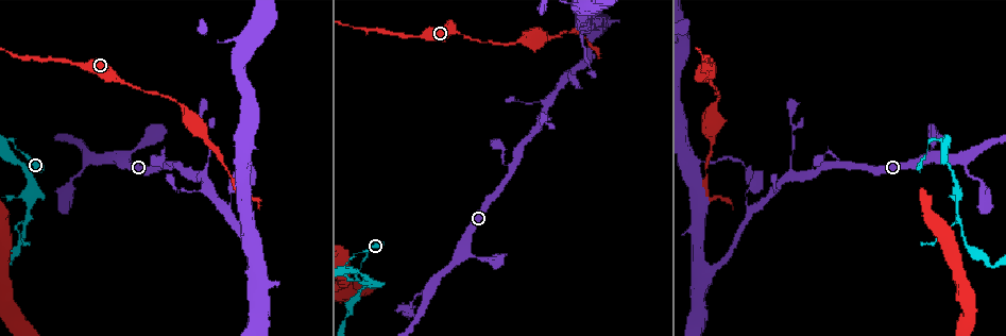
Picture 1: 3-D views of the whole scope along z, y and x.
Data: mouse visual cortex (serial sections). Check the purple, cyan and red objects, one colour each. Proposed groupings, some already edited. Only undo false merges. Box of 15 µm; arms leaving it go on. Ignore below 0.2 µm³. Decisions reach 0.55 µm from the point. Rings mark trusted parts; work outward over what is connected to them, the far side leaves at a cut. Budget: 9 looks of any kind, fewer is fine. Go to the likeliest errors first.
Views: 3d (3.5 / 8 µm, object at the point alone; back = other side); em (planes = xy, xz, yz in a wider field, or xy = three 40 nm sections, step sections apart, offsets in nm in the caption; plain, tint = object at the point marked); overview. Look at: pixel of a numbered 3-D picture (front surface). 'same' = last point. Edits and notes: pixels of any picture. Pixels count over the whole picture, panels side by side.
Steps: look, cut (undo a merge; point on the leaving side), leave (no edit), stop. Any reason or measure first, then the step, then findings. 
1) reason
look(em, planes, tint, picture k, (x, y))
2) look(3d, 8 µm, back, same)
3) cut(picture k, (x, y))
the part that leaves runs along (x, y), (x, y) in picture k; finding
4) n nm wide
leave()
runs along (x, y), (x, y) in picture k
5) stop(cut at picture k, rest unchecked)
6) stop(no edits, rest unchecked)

narrows sharply
look(em, xy, step 5, tint, picture 1, (15, 147))

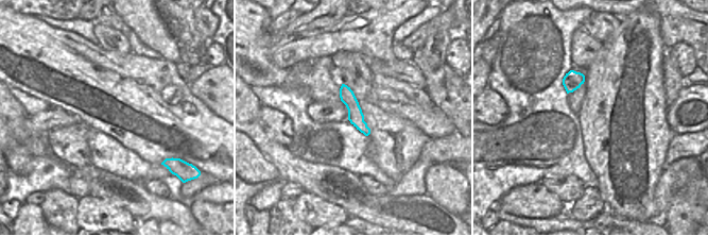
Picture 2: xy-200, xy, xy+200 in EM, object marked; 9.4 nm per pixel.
look(3d, 3.5 µm, same)

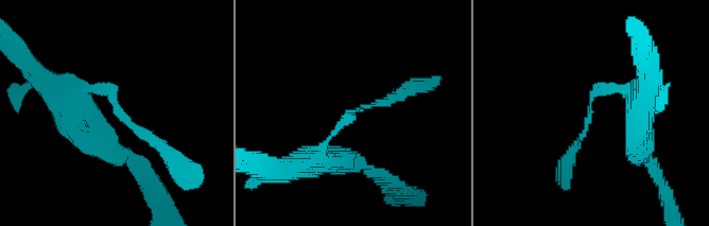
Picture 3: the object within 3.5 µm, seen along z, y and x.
leave()
continuous, no second cell

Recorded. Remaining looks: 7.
calibre changes
look(3d, 3.5 µm, back, picture 1, (75, 64))

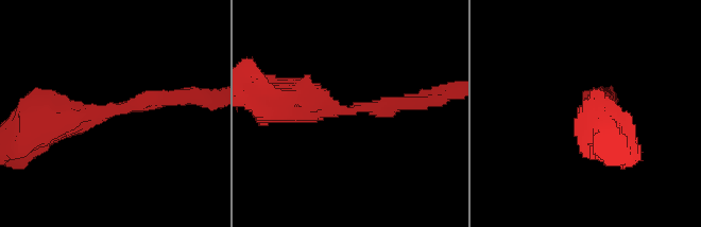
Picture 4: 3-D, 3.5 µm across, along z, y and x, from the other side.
look(em, xy, step 5, tint, picture 4, (111, 109))

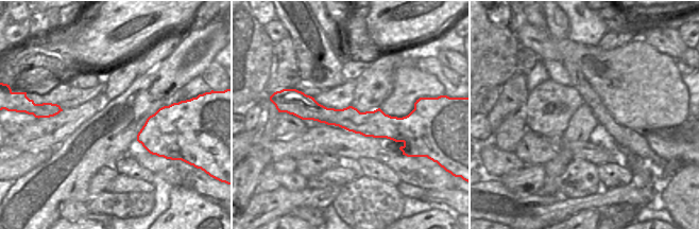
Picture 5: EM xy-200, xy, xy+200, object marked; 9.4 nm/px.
arms of 250, 500 nm
leave()
one cell here

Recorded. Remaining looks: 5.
look(em, xy, step 5, tint, picture 1, (463, 37))

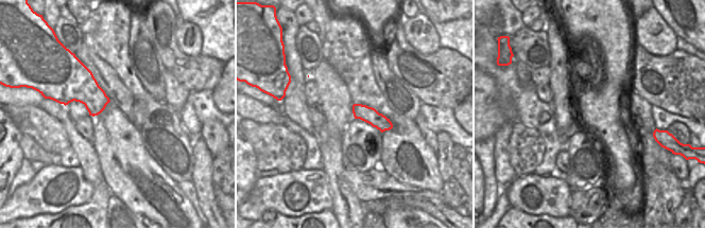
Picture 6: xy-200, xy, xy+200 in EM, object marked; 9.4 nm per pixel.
look(3d, 3.5 µm, same)

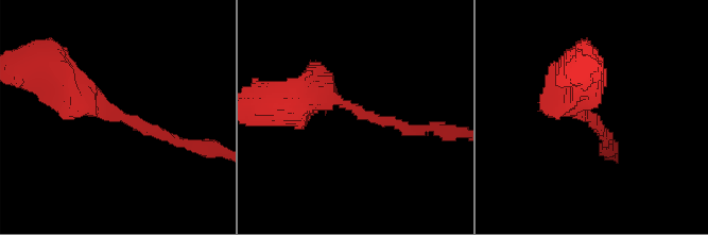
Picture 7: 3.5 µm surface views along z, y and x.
leave()
runs along (65, 79), (101, 108), (183, 145) in picture 7; continuous, no second cell

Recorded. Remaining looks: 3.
thick turns thin
look(3d, 3.5 µm, picture 1, (707, 117))

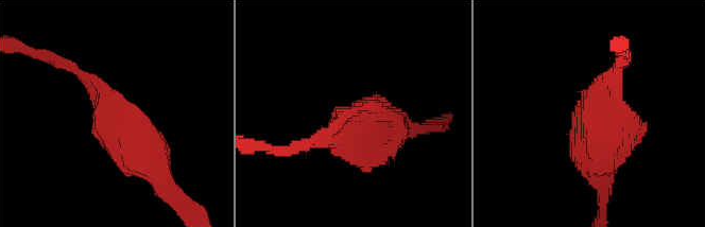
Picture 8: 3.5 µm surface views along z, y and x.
look(em, xy, step 5, tint, picture 8, (104, 110))

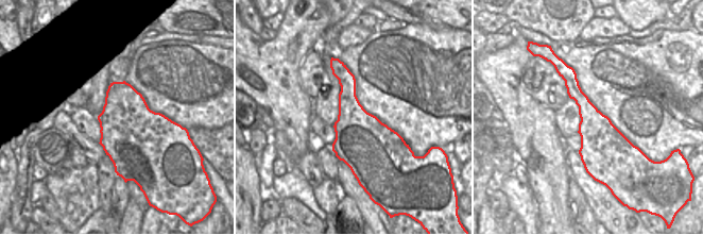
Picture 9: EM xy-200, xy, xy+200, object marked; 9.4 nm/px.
leave()
runs along (68, 63), (153, 163) in picture 8; one cell here

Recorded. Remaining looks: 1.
stop(no edits, rest unchecked)

